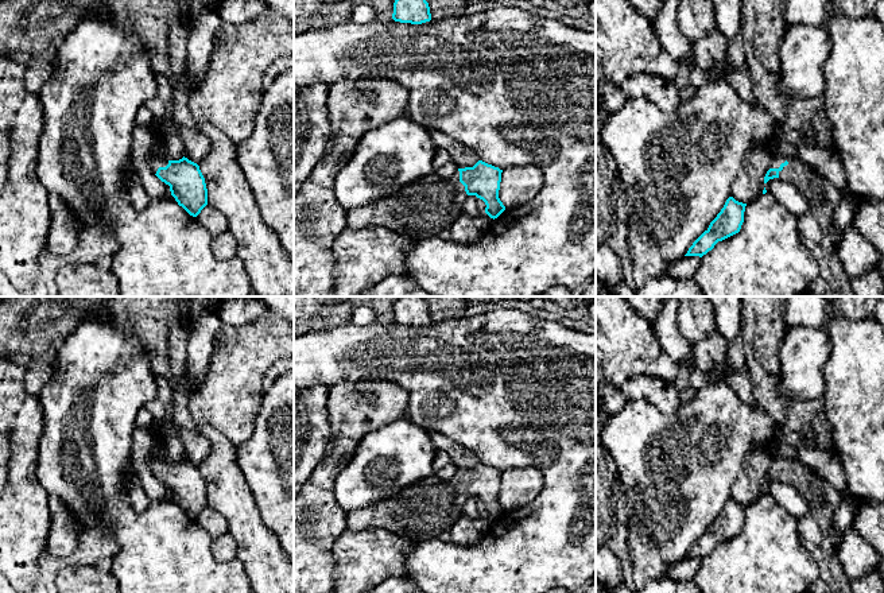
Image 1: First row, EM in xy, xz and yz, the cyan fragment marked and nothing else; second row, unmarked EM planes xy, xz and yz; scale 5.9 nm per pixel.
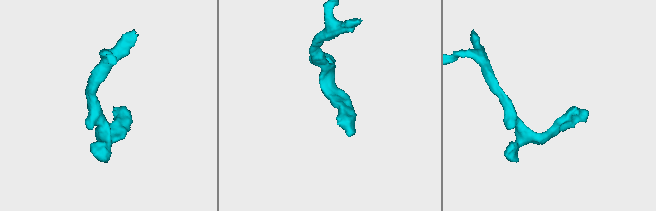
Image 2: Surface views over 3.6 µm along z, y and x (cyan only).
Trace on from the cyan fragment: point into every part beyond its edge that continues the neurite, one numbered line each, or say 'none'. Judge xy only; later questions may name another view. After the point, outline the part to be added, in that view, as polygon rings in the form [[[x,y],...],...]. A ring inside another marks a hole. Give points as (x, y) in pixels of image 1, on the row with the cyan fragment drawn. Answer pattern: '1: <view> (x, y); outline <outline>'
1: xy (156, 162); outline [[[154,156],[151,159],[151,166],[152,166],[152,171],[156,174],[159,167],[166,167],[168,164],[168,160],[159,158],[159,156]]]

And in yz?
1: yz (807, 179); outline [[[775,156],[771,168],[779,168],[786,160],[788,164],[784,166],[782,171],[779,171],[779,178],[795,185],[806,195],[809,202],[814,199],[826,202],[823,191],[829,181],[799,156]]]

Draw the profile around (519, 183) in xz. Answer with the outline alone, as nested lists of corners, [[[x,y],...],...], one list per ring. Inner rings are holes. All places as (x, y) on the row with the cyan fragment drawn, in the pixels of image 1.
[[[535,164],[507,167],[501,173],[499,198],[505,209],[513,209],[532,199],[543,183],[543,173]]]

